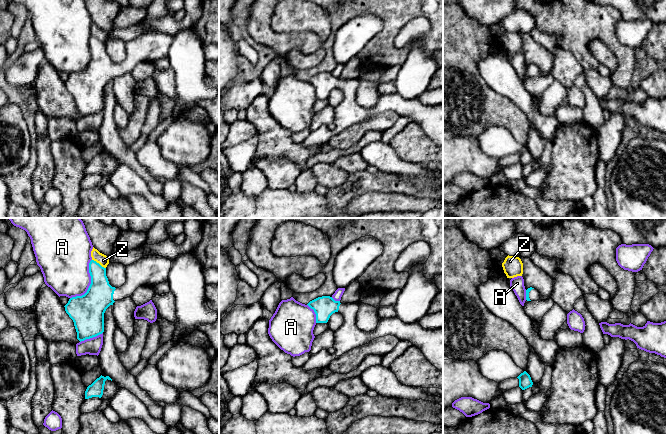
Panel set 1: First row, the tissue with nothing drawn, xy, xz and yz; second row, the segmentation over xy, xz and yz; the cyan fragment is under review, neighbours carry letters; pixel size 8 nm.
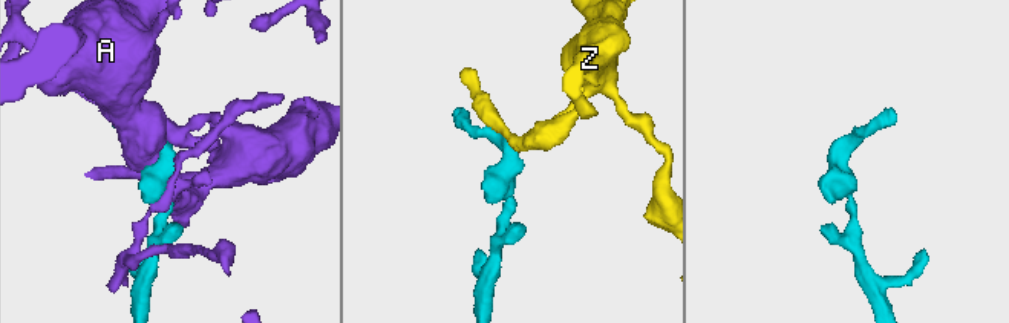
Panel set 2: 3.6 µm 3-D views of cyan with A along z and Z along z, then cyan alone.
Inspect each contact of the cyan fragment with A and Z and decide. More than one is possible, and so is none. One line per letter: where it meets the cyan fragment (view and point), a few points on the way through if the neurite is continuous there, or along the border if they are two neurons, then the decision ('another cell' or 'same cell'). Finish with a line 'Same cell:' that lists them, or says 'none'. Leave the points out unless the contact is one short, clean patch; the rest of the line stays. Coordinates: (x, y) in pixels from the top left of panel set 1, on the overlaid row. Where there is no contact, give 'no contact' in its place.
A: meets cyan in xy at (91, 283); another cell
Z: meets cyan in xy at (98, 263); border along xy (92, 259), (105, 268); another cell
Same cell: none

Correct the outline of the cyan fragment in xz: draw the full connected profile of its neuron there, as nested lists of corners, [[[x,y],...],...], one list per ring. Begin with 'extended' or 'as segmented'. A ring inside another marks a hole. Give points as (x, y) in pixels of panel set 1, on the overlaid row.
extended | [[[330,296],[318,297],[307,304],[316,314],[316,323],[327,323],[330,316],[339,312],[343,315],[343,324],[334,331],[336,356],[356,347],[368,344],[370,341],[387,335],[399,340],[408,340],[418,347],[427,360],[443,373],[443,329],[423,328],[418,322],[407,324],[397,317],[379,318],[374,331],[363,331],[357,327],[356,317],[360,302],[342,304]]]

